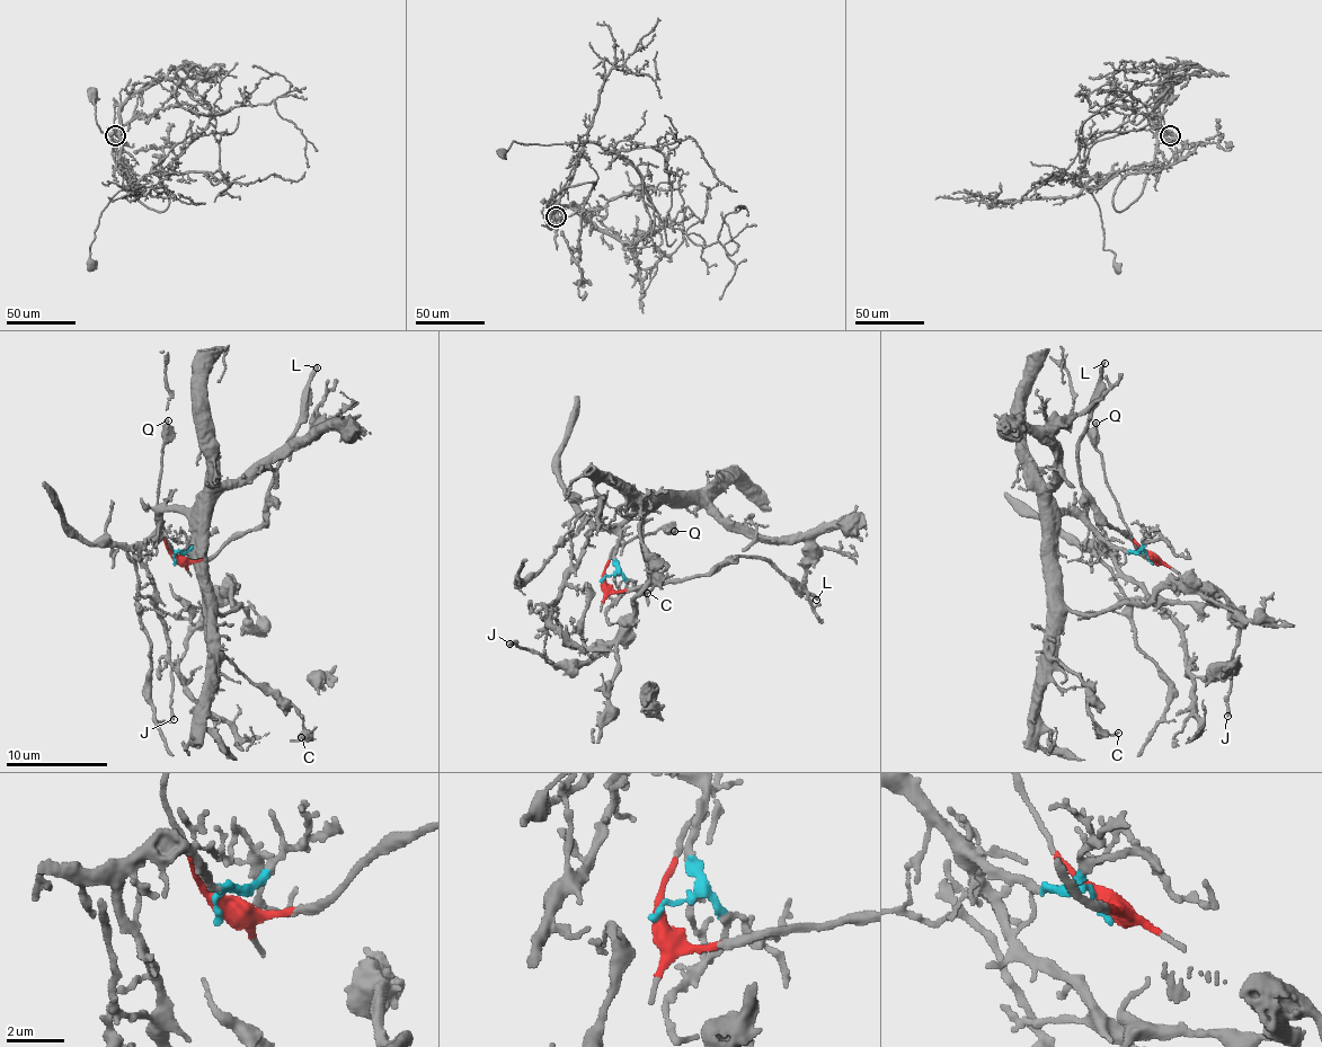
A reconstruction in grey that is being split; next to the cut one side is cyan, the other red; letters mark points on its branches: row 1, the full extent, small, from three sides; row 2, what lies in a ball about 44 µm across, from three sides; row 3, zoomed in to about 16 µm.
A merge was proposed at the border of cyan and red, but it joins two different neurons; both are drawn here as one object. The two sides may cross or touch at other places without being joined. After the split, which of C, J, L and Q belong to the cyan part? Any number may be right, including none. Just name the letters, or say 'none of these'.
C, J

